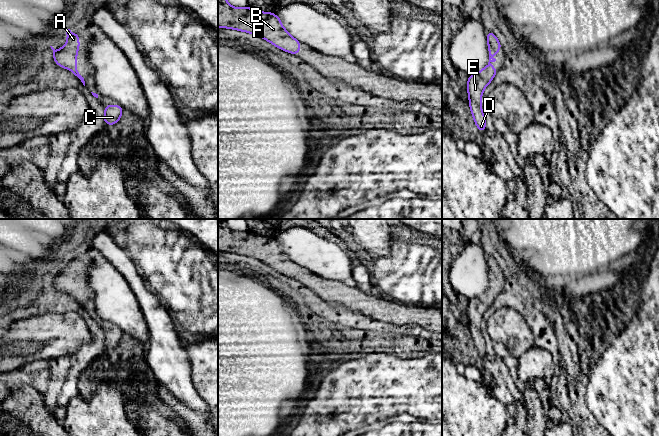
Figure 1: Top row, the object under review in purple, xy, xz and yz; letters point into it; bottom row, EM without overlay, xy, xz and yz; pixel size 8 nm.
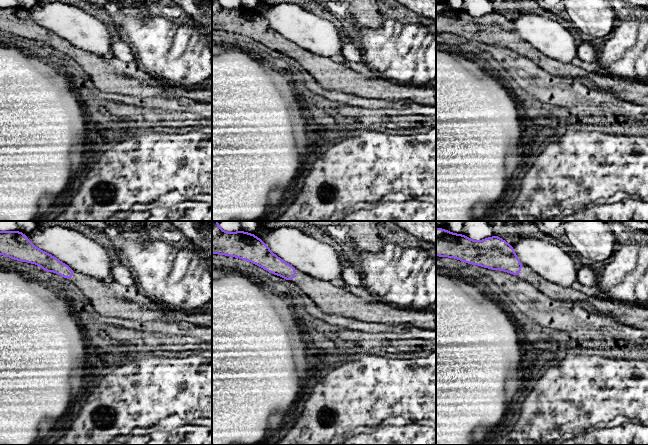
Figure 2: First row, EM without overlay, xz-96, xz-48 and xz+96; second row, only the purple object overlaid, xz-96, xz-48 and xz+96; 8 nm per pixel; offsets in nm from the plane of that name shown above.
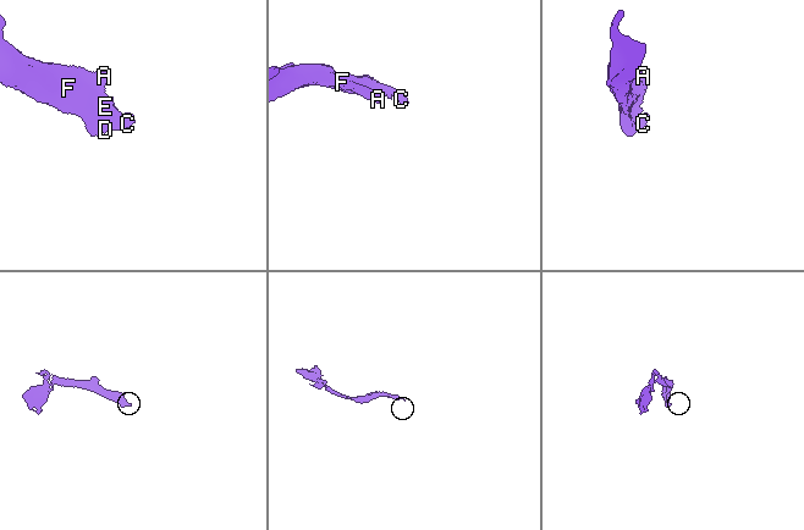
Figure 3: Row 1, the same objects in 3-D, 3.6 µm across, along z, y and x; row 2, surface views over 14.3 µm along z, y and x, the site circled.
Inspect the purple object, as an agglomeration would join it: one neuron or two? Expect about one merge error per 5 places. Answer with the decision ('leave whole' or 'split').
leave whole

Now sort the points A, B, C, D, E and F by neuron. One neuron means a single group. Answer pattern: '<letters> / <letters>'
A B C D E F

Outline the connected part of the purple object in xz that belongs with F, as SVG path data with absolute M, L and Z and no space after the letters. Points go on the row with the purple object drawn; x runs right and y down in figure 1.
M218 0L218 27L254 34L296 56L301 48L301 42L289 34L273 12L260 12L249 6L236 8L227 0Z

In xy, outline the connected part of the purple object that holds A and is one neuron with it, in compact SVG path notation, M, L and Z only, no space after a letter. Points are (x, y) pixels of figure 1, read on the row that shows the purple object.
M66 29L66 35L67 42L61 49L55 50L52 46L50 46L53 50L54 62L58 66L70 70L75 76L77 76L81 80L81 82L85 86L84 78L79 74L76 68L76 56L80 48L80 32L78 34L73 34L70 29Z

